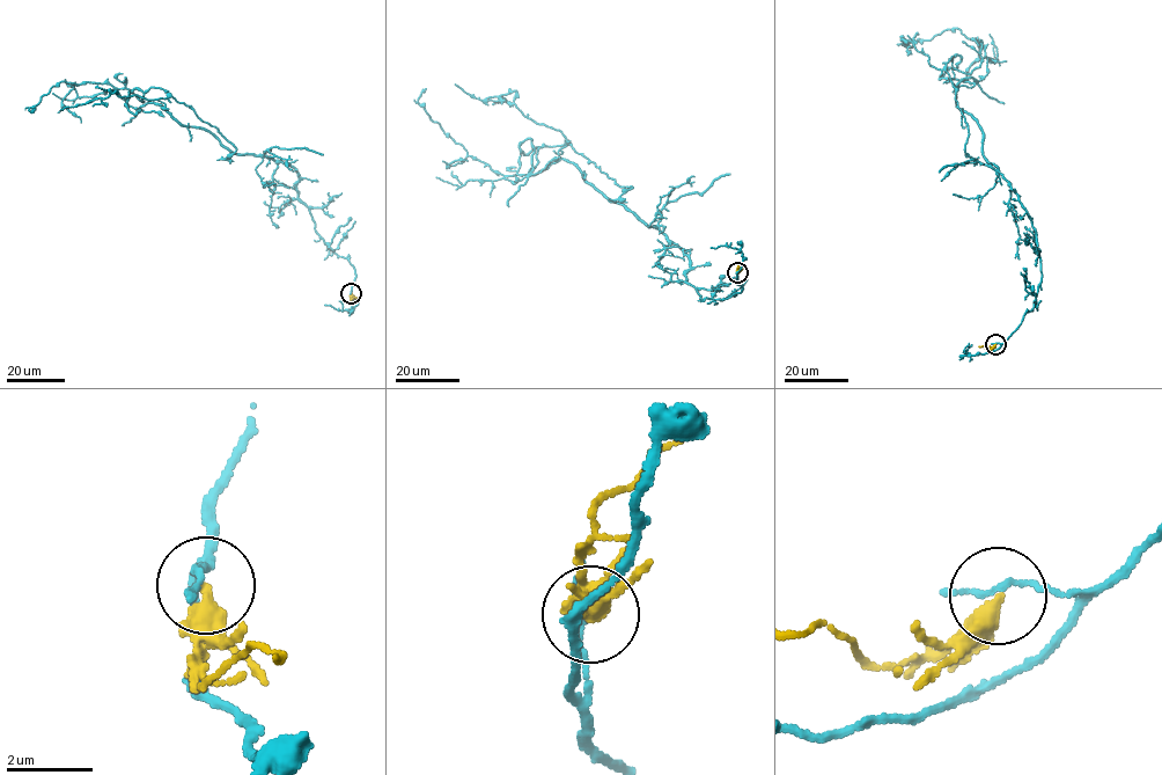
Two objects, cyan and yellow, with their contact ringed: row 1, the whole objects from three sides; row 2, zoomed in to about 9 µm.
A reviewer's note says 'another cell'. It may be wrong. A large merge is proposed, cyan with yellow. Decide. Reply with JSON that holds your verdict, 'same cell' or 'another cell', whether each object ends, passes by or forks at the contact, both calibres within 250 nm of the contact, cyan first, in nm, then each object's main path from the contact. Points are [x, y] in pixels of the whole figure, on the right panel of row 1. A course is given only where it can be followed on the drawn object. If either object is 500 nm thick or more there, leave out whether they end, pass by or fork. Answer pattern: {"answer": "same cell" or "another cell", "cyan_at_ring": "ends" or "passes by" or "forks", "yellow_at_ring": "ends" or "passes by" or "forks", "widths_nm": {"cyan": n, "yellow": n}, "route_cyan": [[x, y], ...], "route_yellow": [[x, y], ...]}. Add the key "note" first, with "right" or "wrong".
{"note": "wrong", "answer": "same cell", "cyan_at_ring": "passes by", "yellow_at_ring": "ends", "widths_nm": {"cyan": 110, "yellow": 420}, "route_cyan": [[995, 343], [1034, 308], [1035, 229], [956, 105], [975, 80], [940, 78], [961, 57], [938, 70], [897, 44]], "route_yellow": [[995, 344], [986, 349], [978, 346]]}

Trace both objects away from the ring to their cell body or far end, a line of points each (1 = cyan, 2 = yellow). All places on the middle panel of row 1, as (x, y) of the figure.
1: (737, 272), (700, 298), (677, 245), (575, 165), (532, 174), (519, 146), (566, 137), (515, 90), (455, 83)
2: (737, 272), (744, 257)

